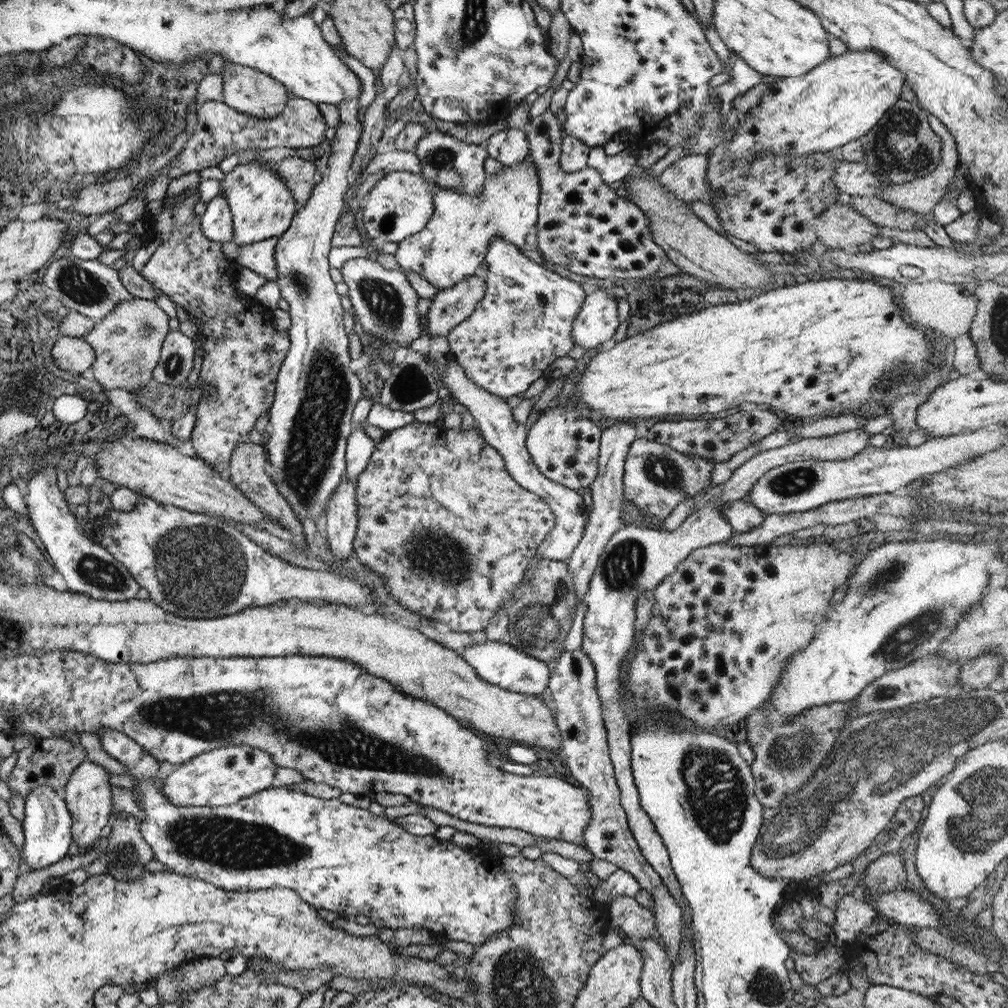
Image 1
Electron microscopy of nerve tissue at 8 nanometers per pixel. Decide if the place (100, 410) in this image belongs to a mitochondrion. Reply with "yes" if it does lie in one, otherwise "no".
no

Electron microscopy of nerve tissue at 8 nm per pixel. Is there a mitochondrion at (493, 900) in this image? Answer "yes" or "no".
no

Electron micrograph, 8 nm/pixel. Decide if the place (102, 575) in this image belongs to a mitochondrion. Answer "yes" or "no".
yes

